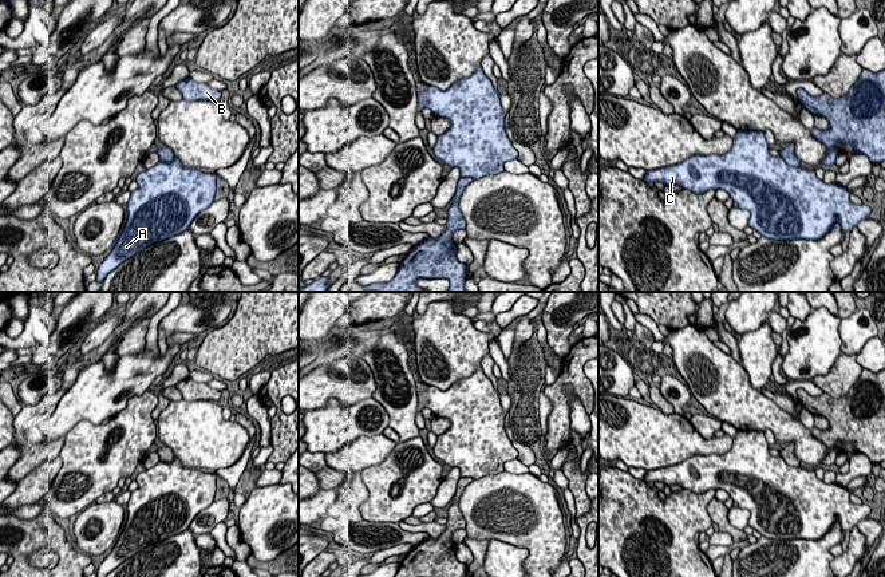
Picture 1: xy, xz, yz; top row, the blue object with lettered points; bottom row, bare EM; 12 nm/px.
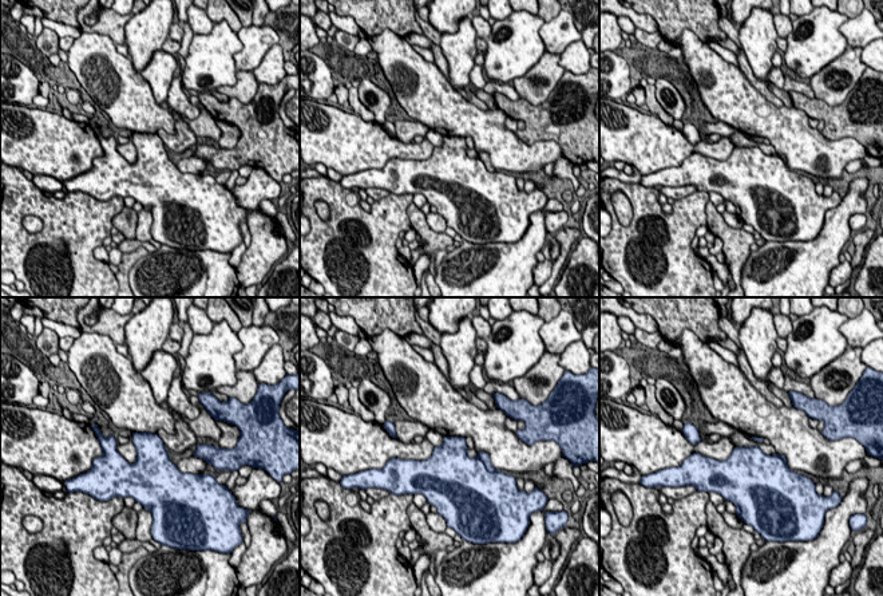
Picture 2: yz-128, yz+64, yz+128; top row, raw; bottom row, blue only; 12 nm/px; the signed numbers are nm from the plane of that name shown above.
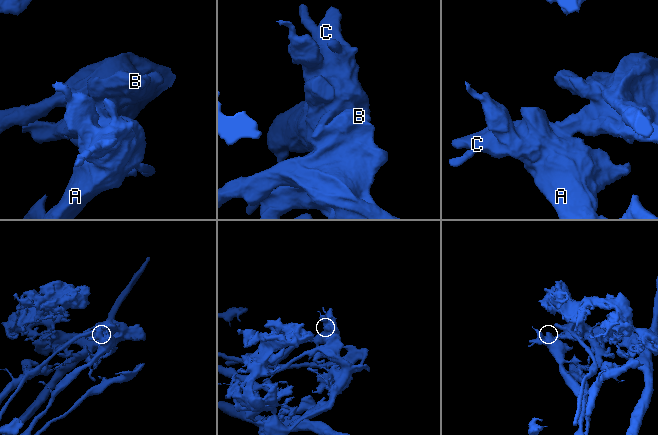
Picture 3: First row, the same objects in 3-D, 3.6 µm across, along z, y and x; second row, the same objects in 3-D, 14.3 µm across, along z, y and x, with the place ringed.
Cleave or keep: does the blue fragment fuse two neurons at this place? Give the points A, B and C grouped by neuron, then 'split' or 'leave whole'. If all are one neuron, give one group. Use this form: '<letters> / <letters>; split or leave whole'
A C / B; split

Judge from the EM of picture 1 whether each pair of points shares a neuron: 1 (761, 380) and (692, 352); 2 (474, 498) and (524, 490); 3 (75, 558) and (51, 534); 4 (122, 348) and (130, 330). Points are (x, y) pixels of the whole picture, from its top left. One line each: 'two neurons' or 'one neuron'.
1: two neurons
2: one neuron
3: one neuron
4: one neuron

